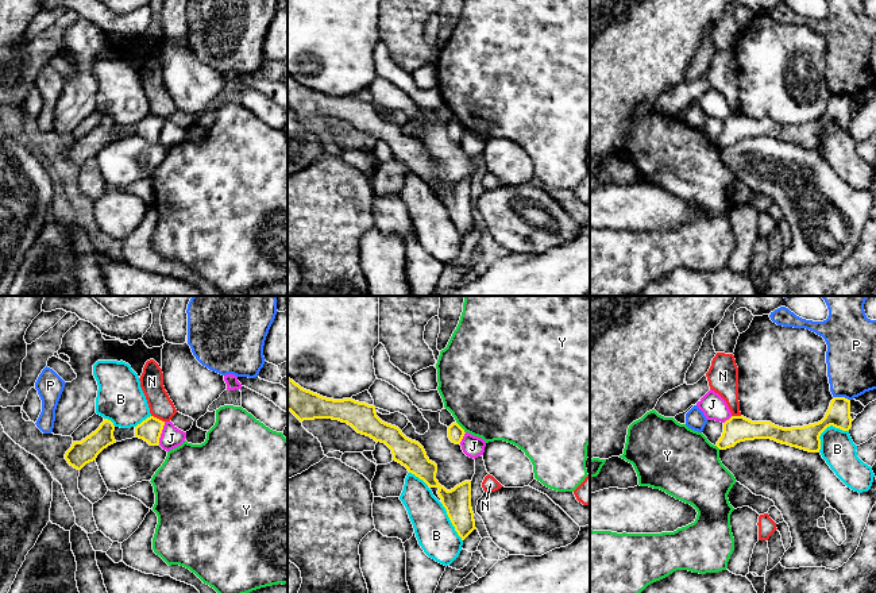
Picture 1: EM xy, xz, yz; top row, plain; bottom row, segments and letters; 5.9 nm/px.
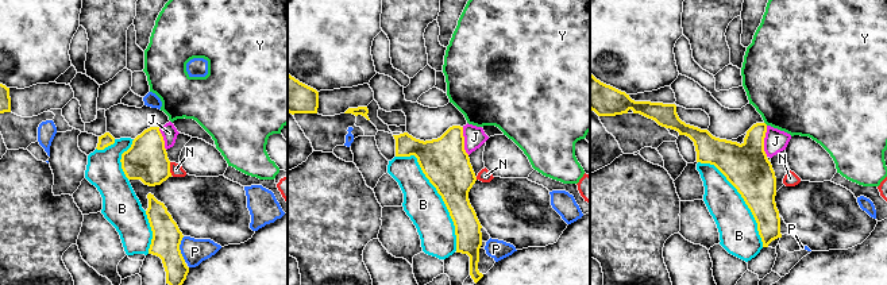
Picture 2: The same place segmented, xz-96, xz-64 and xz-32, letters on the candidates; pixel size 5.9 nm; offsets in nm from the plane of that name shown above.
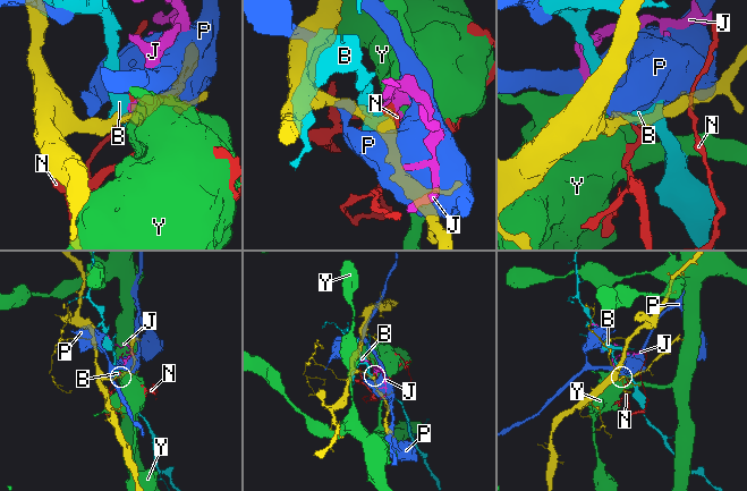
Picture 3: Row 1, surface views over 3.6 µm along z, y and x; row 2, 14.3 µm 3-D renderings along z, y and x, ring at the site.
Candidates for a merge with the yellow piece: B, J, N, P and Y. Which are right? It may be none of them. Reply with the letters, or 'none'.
none

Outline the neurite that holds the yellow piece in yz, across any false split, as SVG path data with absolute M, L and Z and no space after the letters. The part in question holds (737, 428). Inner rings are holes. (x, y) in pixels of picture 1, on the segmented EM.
M834 397L821 421L803 427L783 428L771 421L752 421L744 416L732 416L723 423L722 436L715 446L726 450L745 440L771 439L809 453L819 453L819 436L827 427L849 431L852 421L850 400Z

